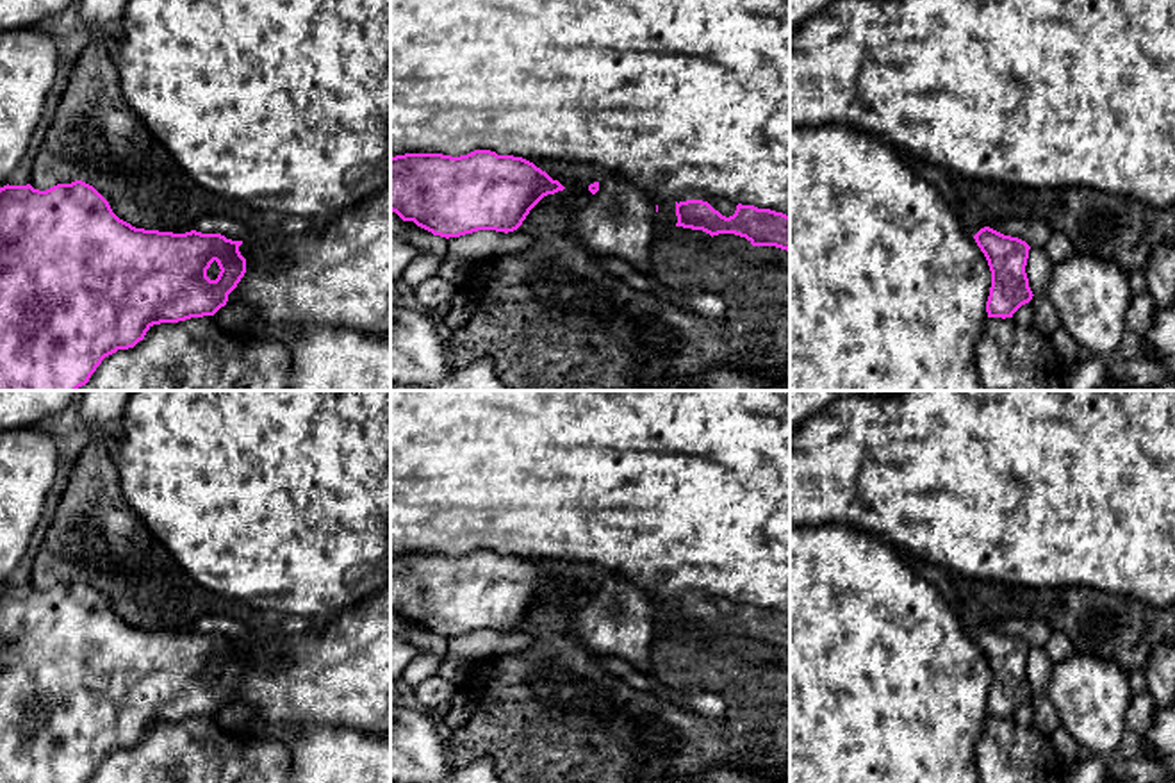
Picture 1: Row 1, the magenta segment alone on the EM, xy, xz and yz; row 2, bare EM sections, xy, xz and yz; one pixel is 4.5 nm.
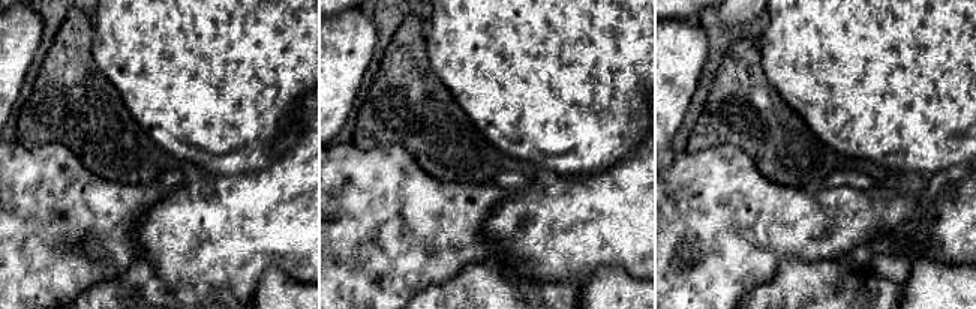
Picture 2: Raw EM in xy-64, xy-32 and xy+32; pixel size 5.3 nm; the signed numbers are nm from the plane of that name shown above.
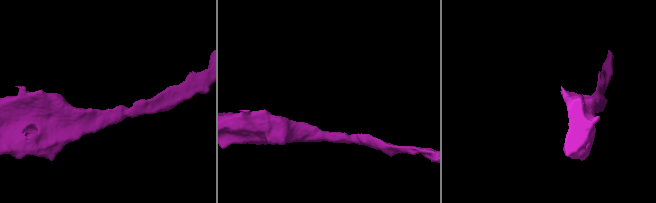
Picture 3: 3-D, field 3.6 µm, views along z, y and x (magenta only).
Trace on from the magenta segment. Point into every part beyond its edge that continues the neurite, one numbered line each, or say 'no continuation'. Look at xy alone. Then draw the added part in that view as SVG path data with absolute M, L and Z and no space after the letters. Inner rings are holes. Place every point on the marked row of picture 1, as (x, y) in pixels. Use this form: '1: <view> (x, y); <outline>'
no continuation

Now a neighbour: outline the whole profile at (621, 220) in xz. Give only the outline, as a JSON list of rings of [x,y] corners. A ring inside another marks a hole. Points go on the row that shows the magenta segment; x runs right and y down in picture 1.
[[[620,177],[572,216],[572,234],[583,246],[597,255],[615,255],[649,276],[656,227],[649,194]]]

